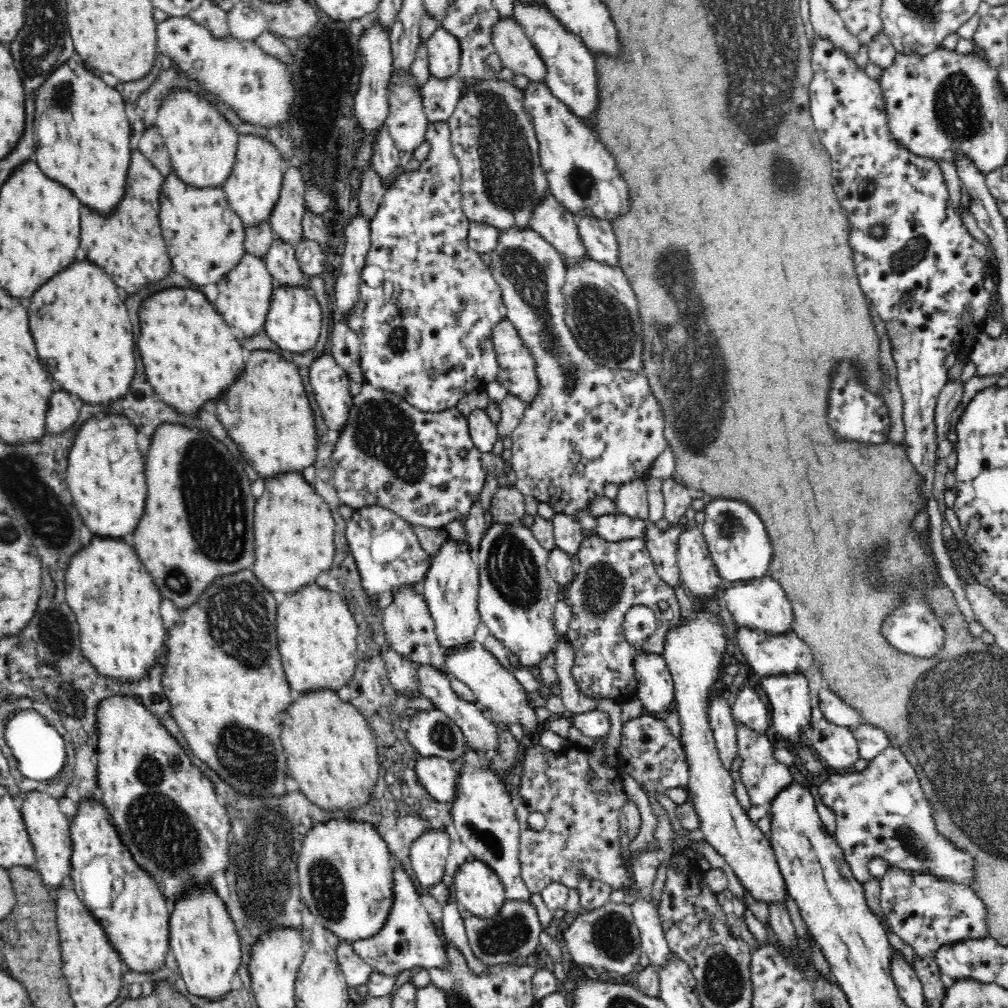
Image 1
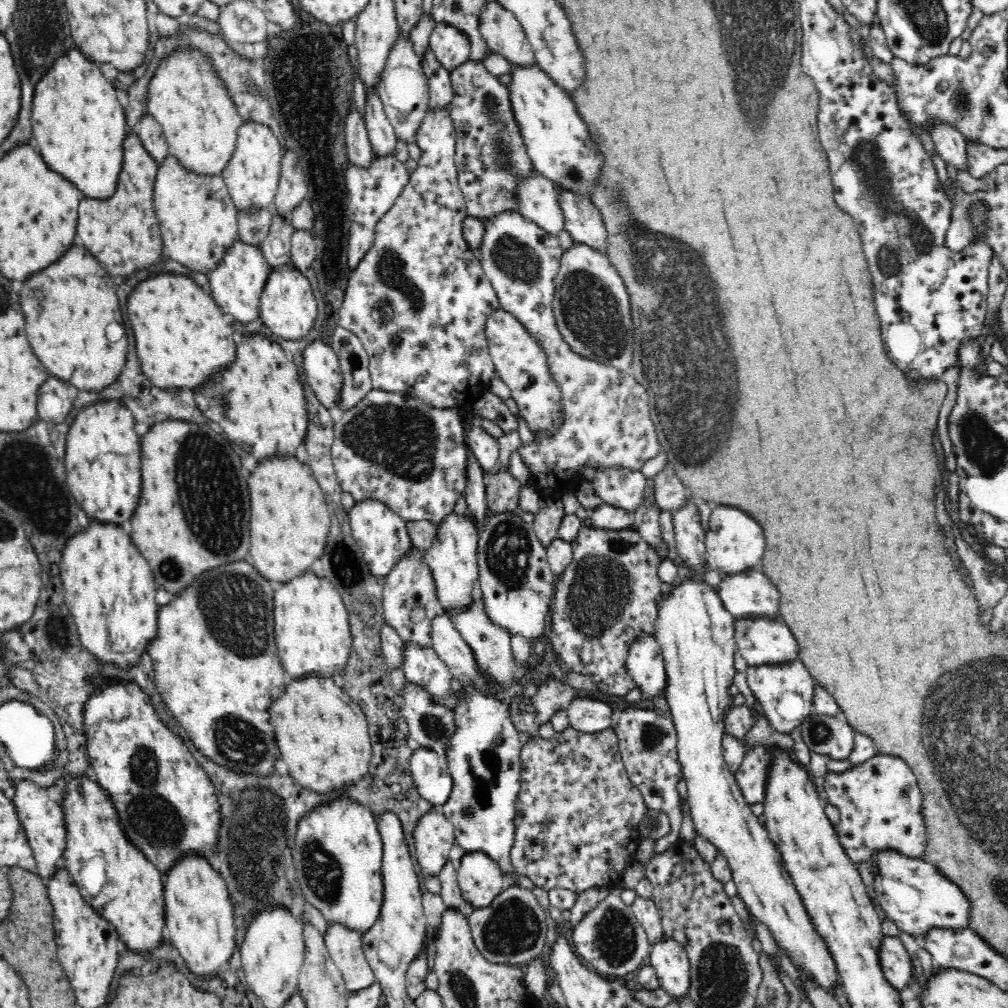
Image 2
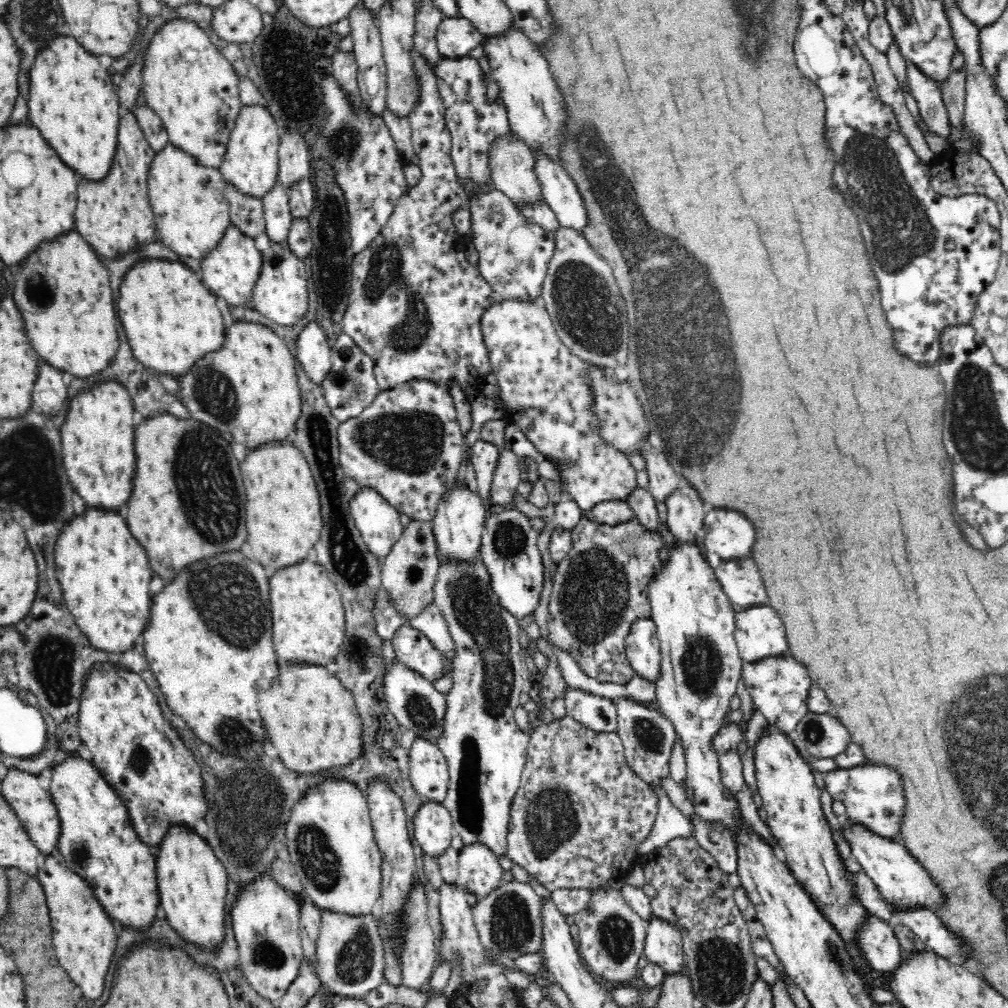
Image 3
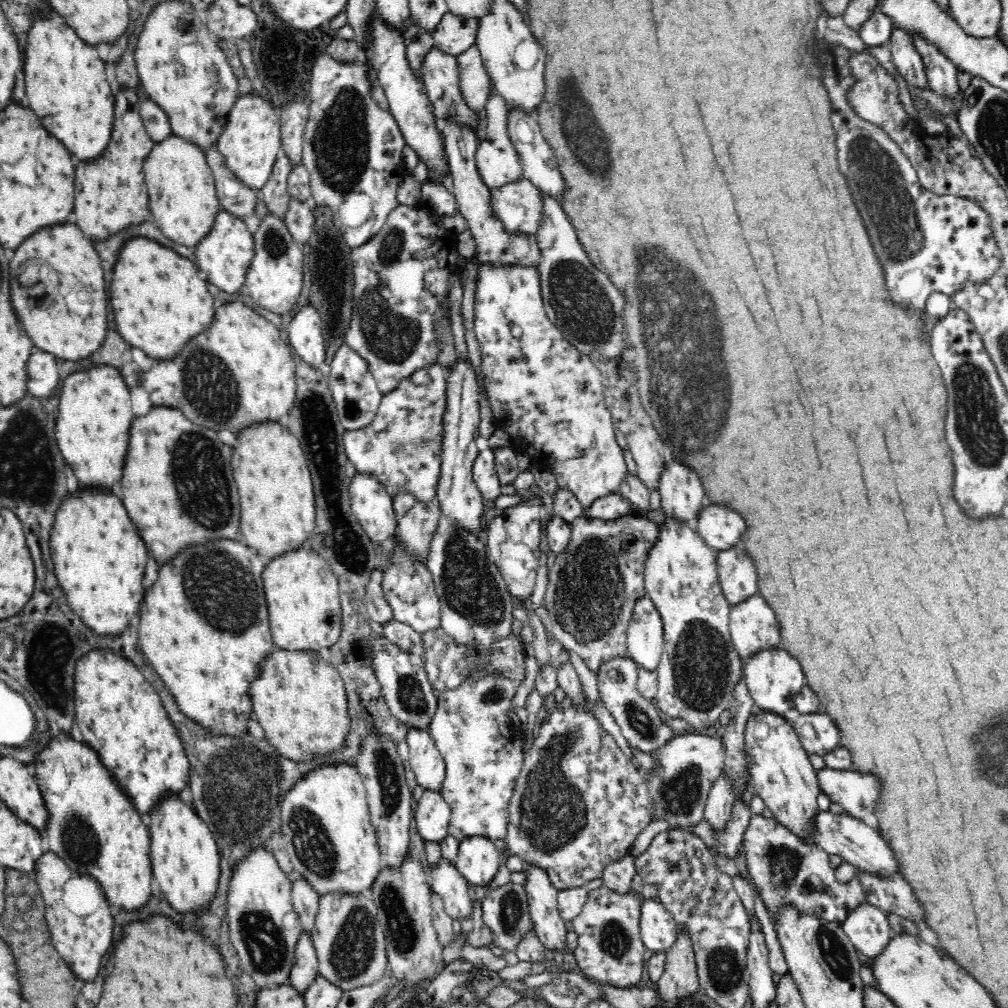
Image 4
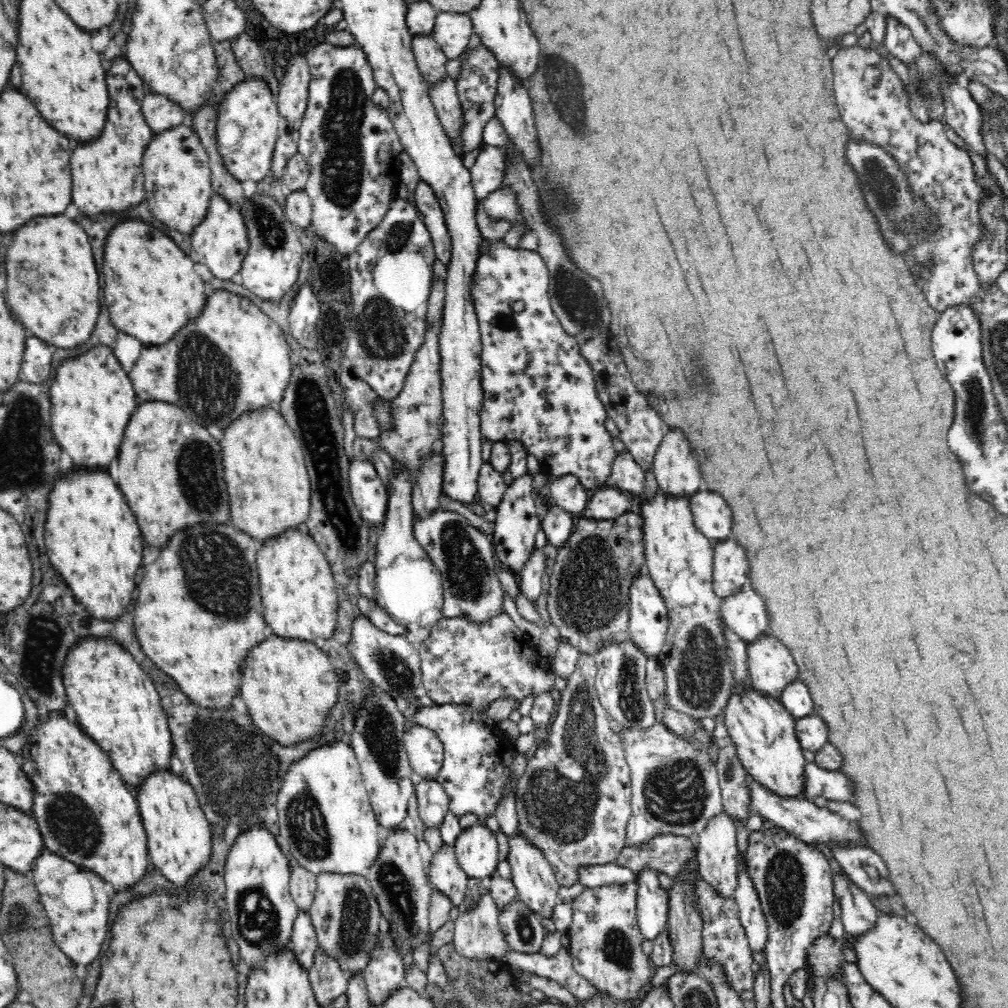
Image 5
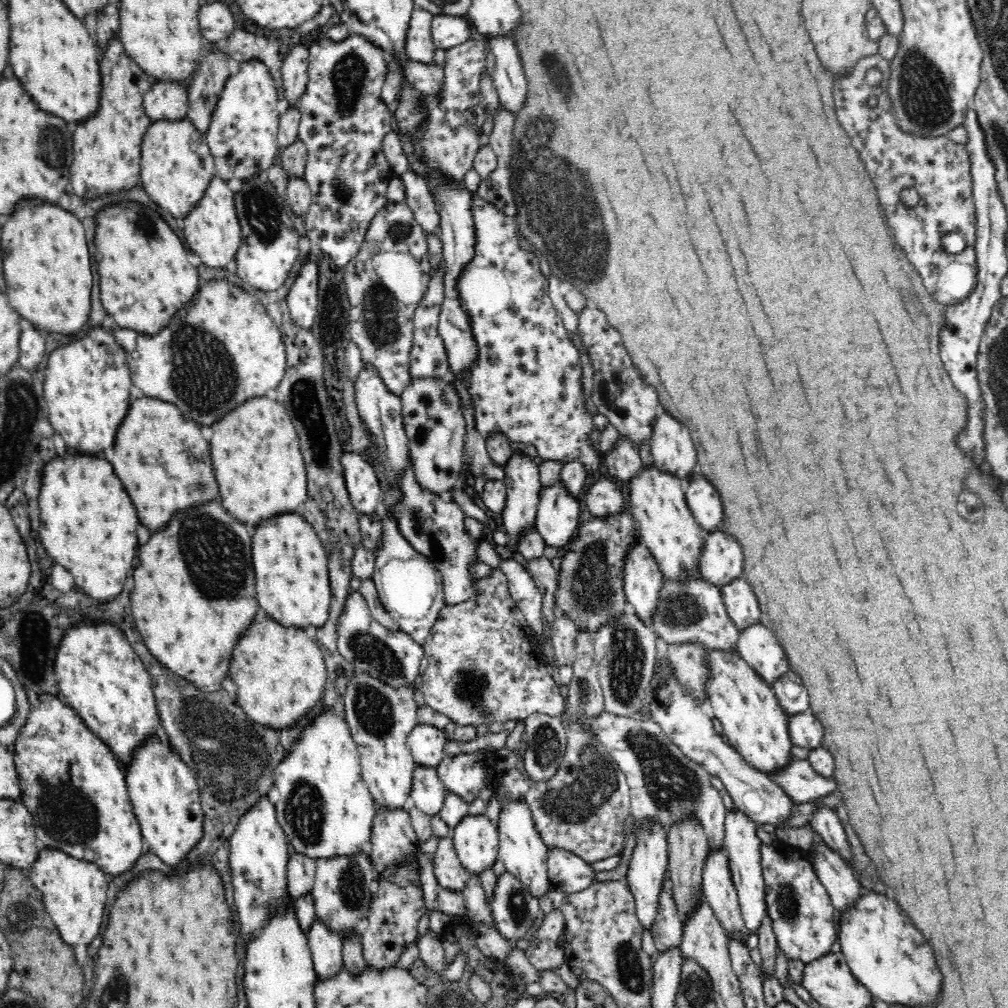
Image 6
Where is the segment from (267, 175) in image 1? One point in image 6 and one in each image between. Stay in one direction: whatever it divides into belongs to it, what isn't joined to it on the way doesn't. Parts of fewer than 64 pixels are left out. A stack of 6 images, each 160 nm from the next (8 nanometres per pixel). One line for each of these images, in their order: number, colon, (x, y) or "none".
2: (252, 177)
3: (251, 163)
4: (249, 145)
5: (248, 125)
6: (243, 134)

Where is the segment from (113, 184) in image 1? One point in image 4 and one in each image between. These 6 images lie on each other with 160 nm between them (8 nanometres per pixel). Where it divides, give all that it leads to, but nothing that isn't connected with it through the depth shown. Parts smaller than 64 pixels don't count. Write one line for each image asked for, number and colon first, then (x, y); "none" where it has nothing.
2: (82, 126)
3: (73, 104)
4: (66, 87)

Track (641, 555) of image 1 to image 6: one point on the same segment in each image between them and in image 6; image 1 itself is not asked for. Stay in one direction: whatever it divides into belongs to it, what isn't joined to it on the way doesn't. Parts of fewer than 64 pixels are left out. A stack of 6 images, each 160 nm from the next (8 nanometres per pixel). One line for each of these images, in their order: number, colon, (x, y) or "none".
2: (610, 595)
3: (600, 589)
4: (594, 586)
5: (589, 587)
6: (589, 593)

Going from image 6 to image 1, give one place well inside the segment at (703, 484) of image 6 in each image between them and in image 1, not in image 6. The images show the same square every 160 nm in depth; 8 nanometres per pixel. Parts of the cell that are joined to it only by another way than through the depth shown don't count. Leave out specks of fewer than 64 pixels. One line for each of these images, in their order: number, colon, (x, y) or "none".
1: (740, 549)
2: (735, 543)
3: (728, 534)
4: (721, 529)
5: (713, 518)

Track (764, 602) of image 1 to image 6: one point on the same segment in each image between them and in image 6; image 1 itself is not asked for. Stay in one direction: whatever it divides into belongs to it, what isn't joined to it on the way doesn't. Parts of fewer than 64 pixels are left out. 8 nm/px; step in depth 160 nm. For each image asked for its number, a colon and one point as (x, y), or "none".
2: (750, 595)
3: (742, 584)
4: (739, 578)
5: (731, 567)
6: (721, 563)

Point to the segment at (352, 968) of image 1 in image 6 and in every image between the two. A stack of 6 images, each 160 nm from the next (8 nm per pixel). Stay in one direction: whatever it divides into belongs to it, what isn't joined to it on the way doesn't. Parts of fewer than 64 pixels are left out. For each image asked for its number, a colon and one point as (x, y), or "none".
2: (344, 945)
3: (350, 956)
4: (349, 941)
5: (345, 914)
6: (343, 888)

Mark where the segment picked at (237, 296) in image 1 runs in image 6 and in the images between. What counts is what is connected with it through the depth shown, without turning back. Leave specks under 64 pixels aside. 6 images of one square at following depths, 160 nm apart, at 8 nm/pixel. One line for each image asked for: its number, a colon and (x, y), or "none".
2: (236, 285)
3: (232, 271)
4: (224, 256)
5: (221, 242)
6: (212, 230)

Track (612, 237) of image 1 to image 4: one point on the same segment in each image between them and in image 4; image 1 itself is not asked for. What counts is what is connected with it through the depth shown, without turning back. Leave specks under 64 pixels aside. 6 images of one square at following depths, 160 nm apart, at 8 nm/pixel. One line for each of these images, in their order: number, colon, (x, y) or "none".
2: (582, 219)
3: (562, 195)
4: (540, 166)

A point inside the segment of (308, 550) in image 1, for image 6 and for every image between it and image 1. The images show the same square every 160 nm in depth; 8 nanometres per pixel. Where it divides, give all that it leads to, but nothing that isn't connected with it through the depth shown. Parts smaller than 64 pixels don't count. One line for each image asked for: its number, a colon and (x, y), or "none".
2: (290, 516)
3: (284, 518)
4: (278, 500)
5: (271, 494)
6: (259, 467)

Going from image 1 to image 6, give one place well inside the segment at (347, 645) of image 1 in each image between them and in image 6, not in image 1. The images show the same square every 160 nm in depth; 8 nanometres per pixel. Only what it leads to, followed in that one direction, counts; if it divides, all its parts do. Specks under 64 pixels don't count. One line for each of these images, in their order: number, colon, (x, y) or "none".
2: (313, 636)
3: (309, 628)
4: (304, 606)
5: (299, 593)
6: (291, 568)

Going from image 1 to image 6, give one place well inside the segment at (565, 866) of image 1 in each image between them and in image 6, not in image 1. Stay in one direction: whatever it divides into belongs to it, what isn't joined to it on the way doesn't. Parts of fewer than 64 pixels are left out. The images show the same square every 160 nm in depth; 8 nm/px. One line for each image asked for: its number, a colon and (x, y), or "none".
2: (576, 801)
3: (580, 813)
4: (578, 805)
5: (574, 801)
6: (582, 807)

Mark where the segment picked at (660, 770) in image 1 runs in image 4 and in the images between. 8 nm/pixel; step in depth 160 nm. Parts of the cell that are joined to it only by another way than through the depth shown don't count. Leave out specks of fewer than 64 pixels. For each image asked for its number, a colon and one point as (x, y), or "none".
2: (647, 739)
3: (648, 737)
4: (642, 724)

